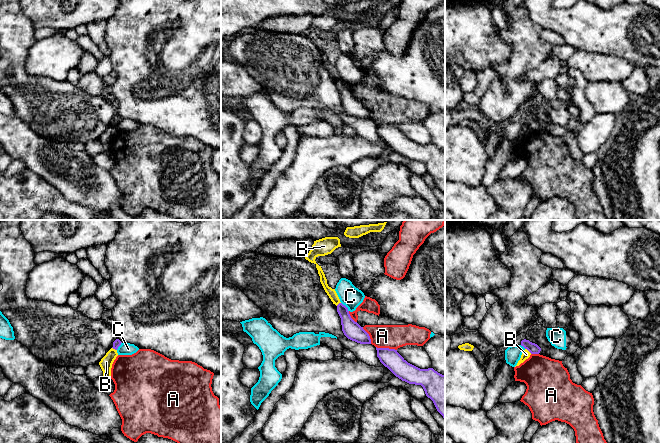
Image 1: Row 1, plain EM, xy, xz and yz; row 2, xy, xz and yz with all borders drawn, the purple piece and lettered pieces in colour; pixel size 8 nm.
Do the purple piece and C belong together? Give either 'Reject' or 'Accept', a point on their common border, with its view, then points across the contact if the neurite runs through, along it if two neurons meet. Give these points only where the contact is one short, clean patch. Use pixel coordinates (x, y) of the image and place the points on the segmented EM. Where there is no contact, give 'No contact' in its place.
Reject. Touches purple at xz (346, 307)

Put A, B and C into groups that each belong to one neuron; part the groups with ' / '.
A / B / C

